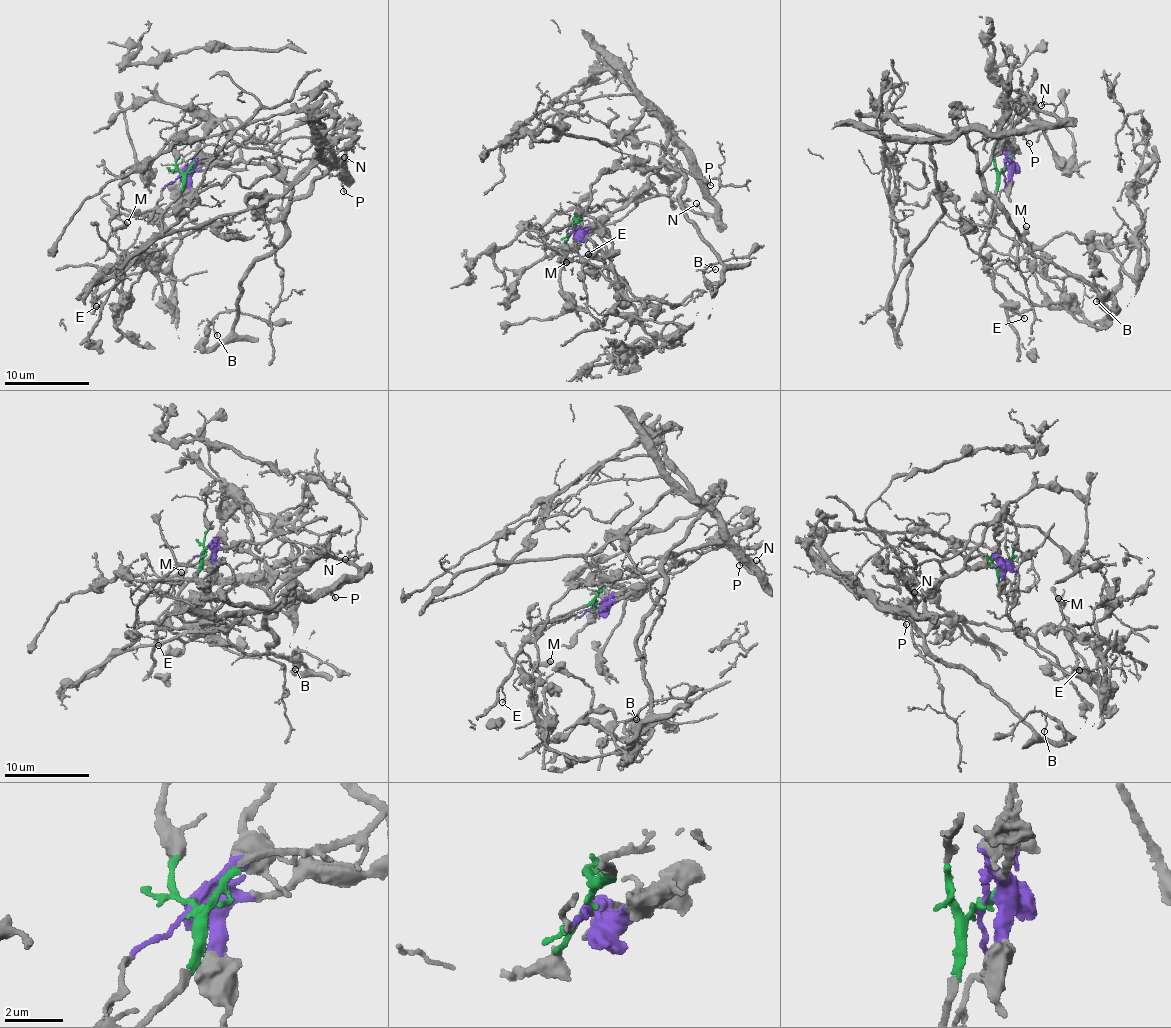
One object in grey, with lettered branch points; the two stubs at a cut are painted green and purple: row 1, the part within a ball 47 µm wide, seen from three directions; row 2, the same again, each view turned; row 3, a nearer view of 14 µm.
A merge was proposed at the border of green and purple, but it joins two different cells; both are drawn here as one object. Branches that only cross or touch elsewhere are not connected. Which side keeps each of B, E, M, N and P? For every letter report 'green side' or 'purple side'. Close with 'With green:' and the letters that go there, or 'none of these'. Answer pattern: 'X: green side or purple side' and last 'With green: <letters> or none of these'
B: purple side
E: green side
M: green side
N: purple side
P: purple side
With green: E, M

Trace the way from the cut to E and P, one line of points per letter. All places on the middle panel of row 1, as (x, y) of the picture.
E: (573, 227), (582, 219), (577, 215), (584, 209), (579, 205), (578, 219), (586, 232), (588, 255)
P: (573, 227), (585, 232), (596, 229), (626, 203), (656, 171), (670, 140), (686, 154), (701, 180), (710, 186)

